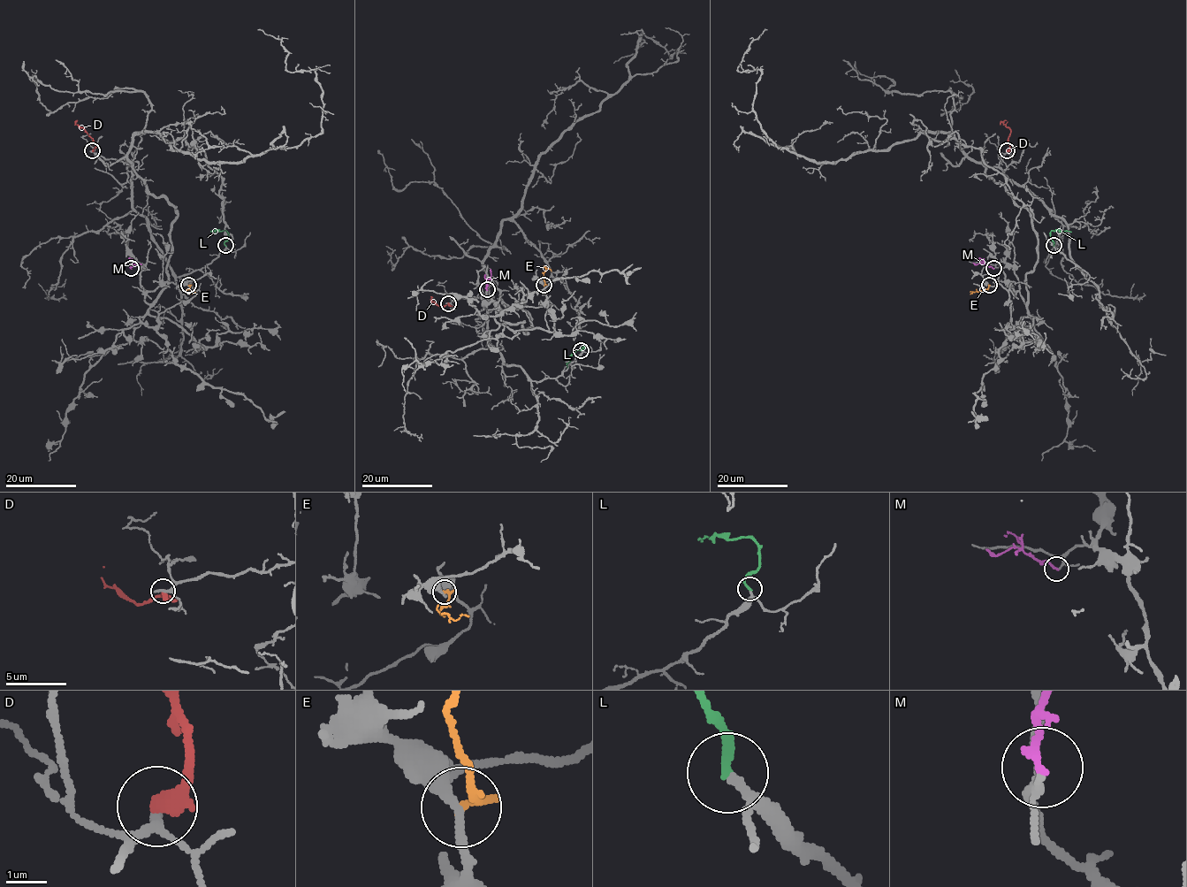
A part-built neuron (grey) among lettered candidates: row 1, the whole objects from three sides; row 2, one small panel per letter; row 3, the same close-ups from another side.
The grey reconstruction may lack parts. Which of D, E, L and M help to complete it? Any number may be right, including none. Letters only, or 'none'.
L

